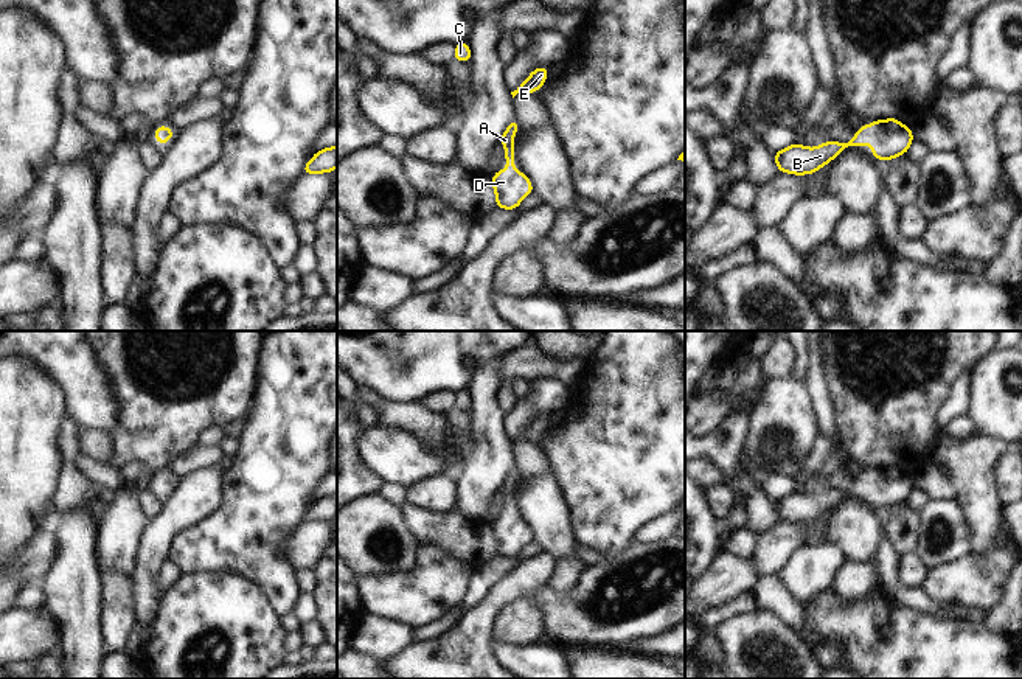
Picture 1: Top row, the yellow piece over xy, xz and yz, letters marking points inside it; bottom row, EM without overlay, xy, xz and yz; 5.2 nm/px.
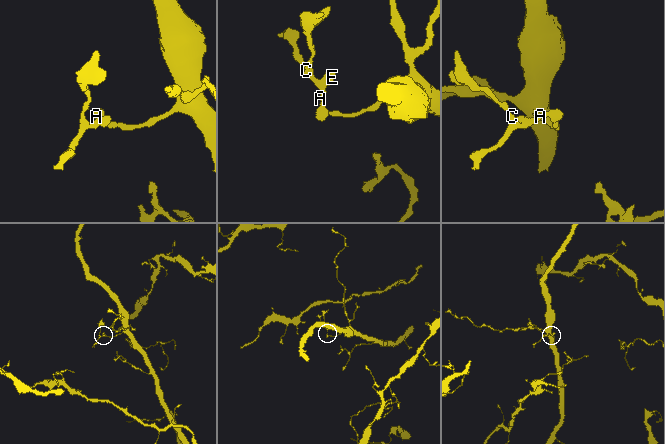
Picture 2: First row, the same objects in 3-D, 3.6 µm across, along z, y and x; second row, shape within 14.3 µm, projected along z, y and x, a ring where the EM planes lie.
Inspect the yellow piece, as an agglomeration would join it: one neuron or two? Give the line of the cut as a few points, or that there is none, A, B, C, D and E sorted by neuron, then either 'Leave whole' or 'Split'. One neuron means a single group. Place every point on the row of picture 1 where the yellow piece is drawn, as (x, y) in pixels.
No split. Groups: A B C D E. Leave whole

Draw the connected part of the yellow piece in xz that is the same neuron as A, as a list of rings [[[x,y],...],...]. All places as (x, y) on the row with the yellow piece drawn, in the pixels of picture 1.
[[[514,118],[503,135],[500,137],[500,141],[505,148],[505,162],[508,165],[506,169],[497,171],[491,180],[492,188],[495,193],[495,207],[505,208],[505,210],[516,210],[519,208],[523,197],[533,193],[533,183],[531,180],[514,168],[514,134],[520,129],[517,120]]]

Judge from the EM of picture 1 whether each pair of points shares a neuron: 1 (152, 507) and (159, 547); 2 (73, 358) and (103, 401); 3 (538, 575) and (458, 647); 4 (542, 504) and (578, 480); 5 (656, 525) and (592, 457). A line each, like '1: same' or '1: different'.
1: different
2: same
3: same
4: different
5: different

